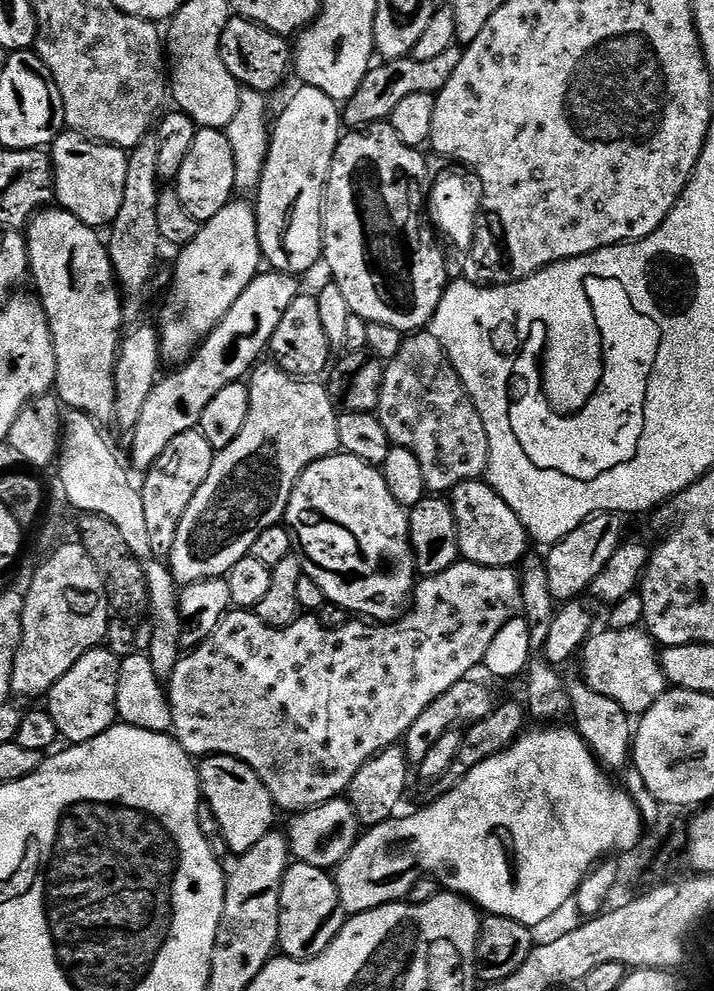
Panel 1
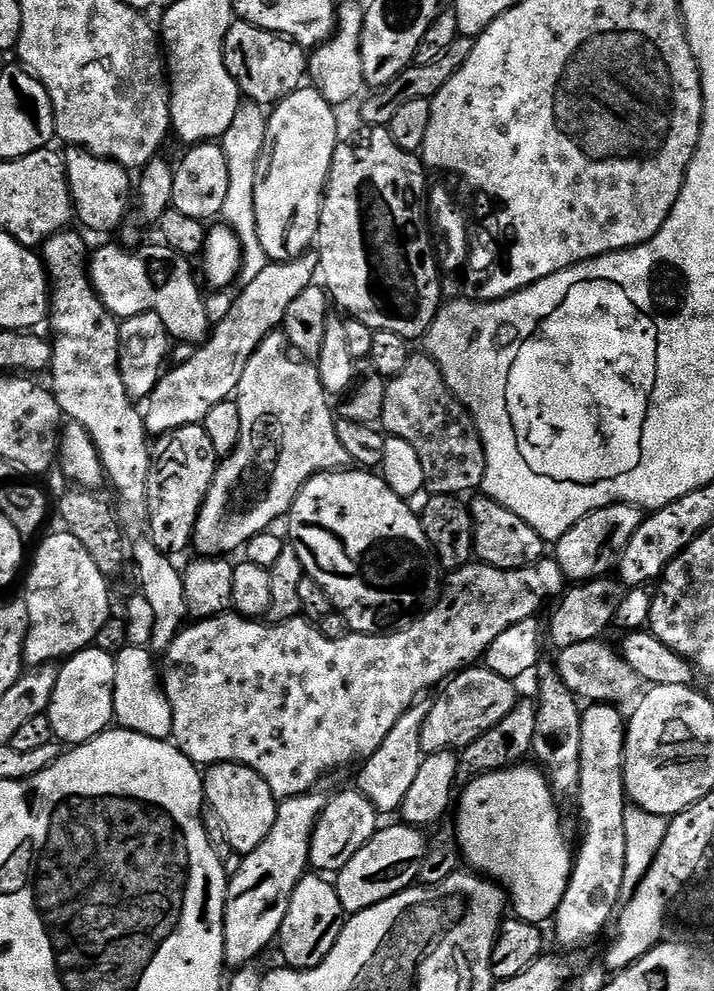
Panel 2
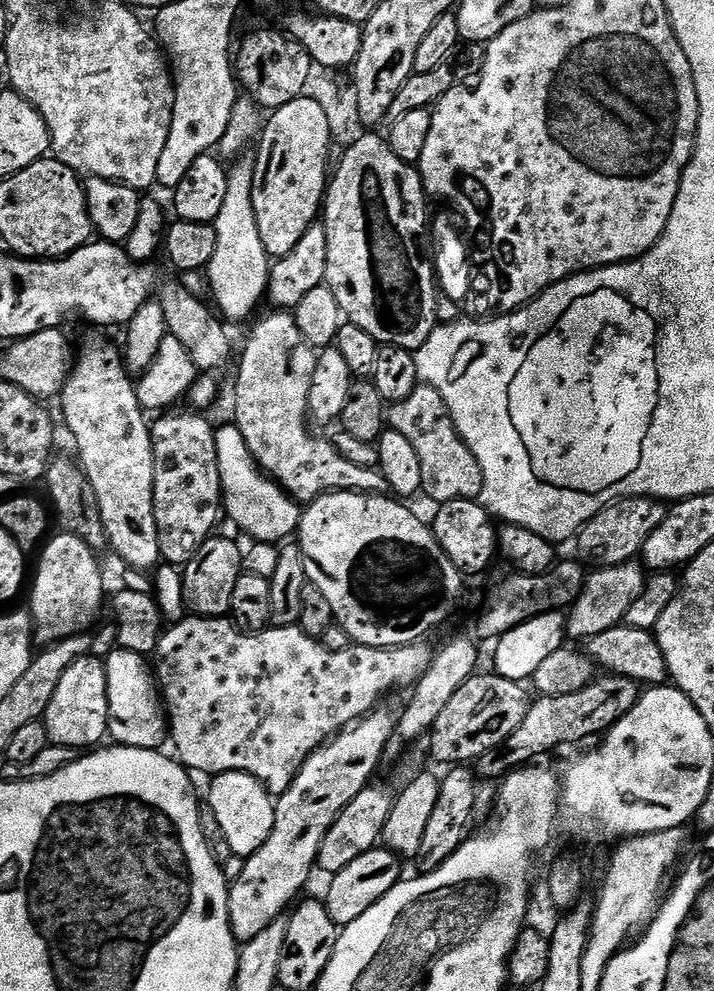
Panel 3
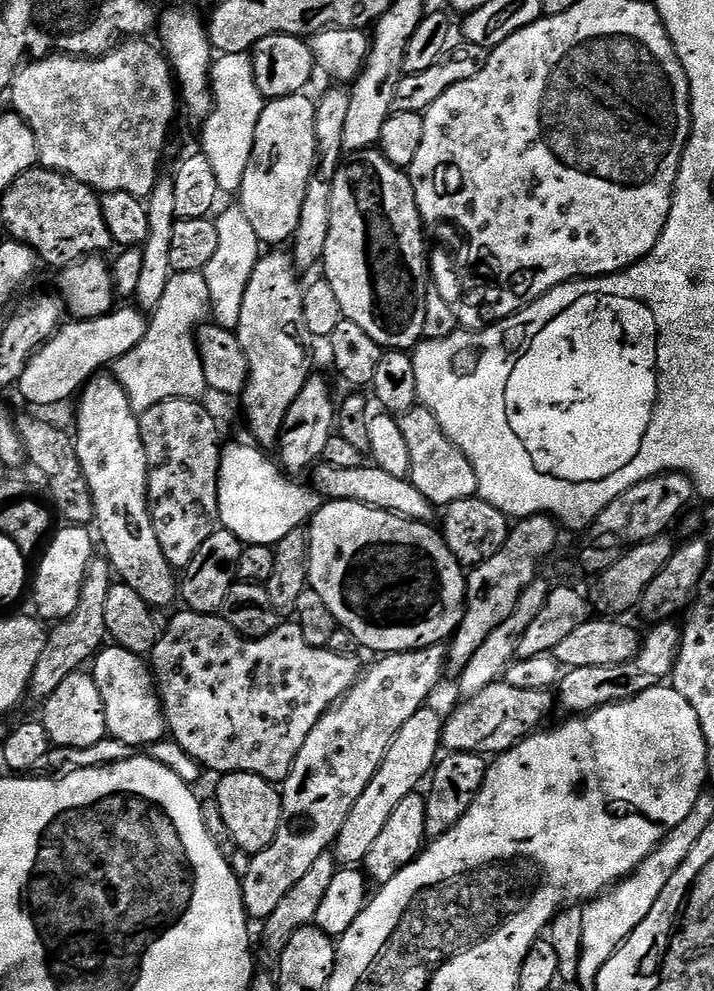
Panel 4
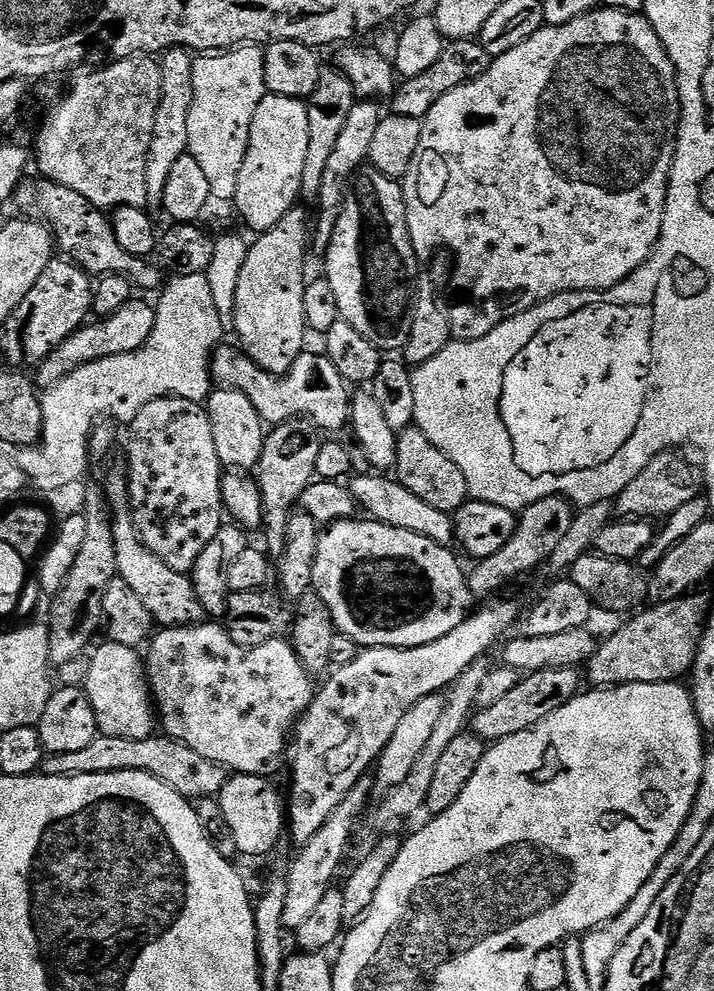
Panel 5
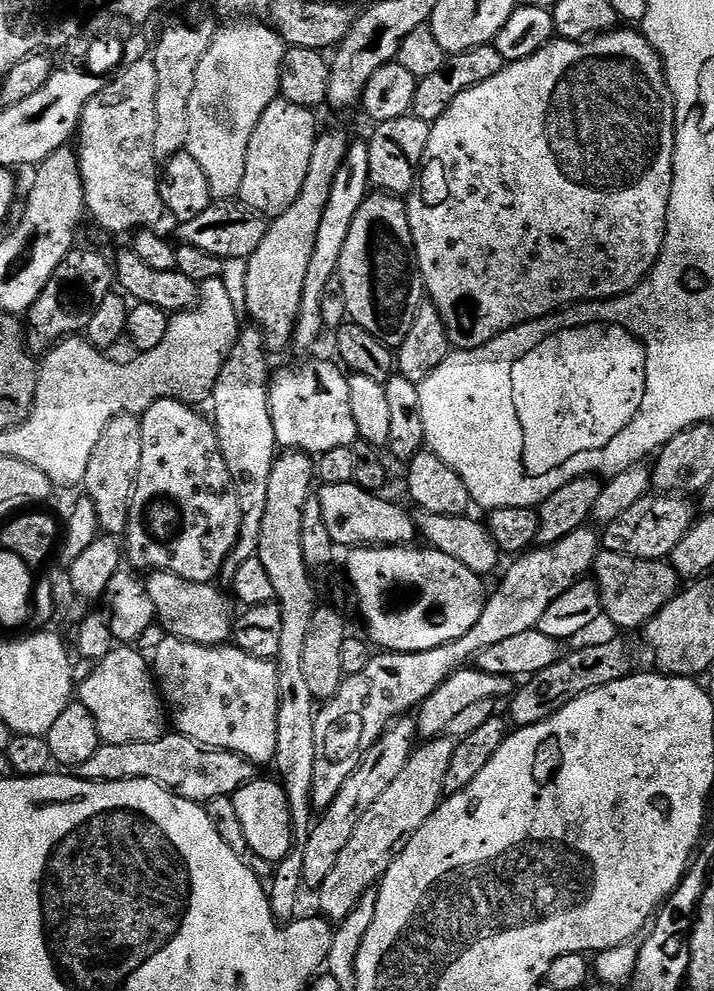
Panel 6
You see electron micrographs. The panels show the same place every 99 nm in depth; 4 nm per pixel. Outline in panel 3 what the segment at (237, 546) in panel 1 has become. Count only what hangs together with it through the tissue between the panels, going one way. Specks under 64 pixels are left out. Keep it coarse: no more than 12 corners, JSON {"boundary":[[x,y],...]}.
{"boundary":[[291,311],[252,328],[236,427],[301,506],[387,493],[308,433],[317,349]]}

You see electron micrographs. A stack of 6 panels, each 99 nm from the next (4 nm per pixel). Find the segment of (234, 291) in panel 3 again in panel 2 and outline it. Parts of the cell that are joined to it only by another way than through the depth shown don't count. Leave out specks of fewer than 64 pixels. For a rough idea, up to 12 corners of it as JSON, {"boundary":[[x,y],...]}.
{"boundary":[[241,102],[219,141],[230,169],[220,216],[244,252],[238,277],[270,263],[254,210],[269,113]]}

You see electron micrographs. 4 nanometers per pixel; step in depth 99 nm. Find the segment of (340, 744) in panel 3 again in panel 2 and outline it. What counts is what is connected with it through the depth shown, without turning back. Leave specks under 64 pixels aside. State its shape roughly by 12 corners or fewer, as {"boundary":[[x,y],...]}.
{"boundary":[[320,790],[279,801],[270,834],[231,873],[224,962],[279,937],[309,871]]}

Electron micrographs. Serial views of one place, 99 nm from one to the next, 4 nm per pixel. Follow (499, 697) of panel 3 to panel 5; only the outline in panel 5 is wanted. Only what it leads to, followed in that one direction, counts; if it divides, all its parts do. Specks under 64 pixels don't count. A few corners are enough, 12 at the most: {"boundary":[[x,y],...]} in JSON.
{"boundary":[[577,669],[525,675],[477,711],[475,735],[505,740],[581,695]]}

